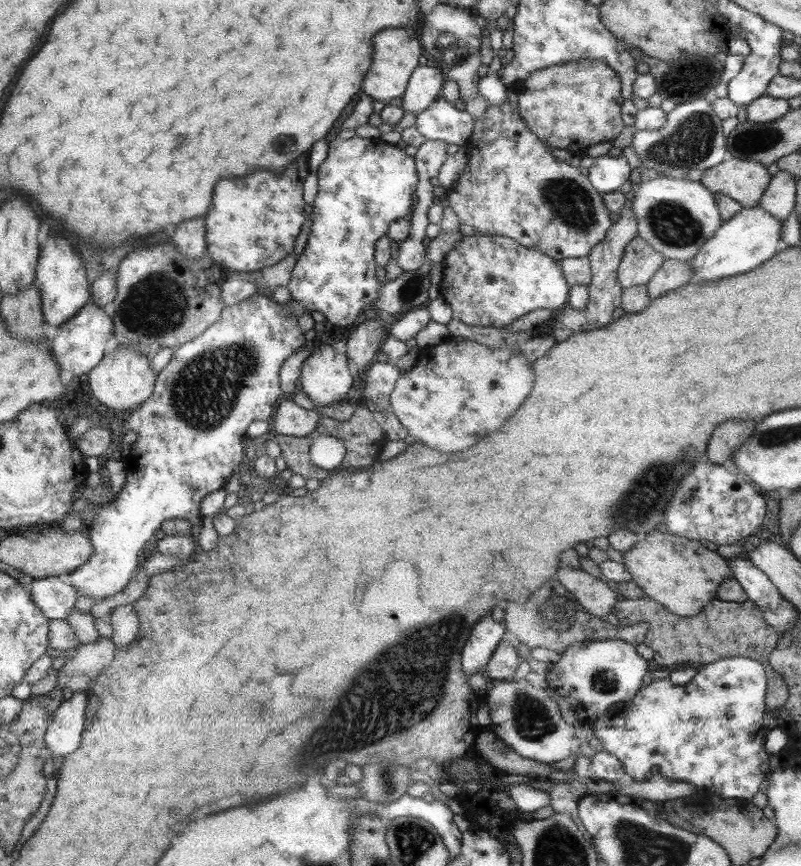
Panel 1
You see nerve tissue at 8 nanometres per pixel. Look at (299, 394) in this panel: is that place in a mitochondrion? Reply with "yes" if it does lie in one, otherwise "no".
no

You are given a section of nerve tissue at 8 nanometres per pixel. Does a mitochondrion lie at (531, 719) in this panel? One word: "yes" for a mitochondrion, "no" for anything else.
yes

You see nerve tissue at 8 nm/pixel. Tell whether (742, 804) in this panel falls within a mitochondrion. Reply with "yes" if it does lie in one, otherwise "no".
no

